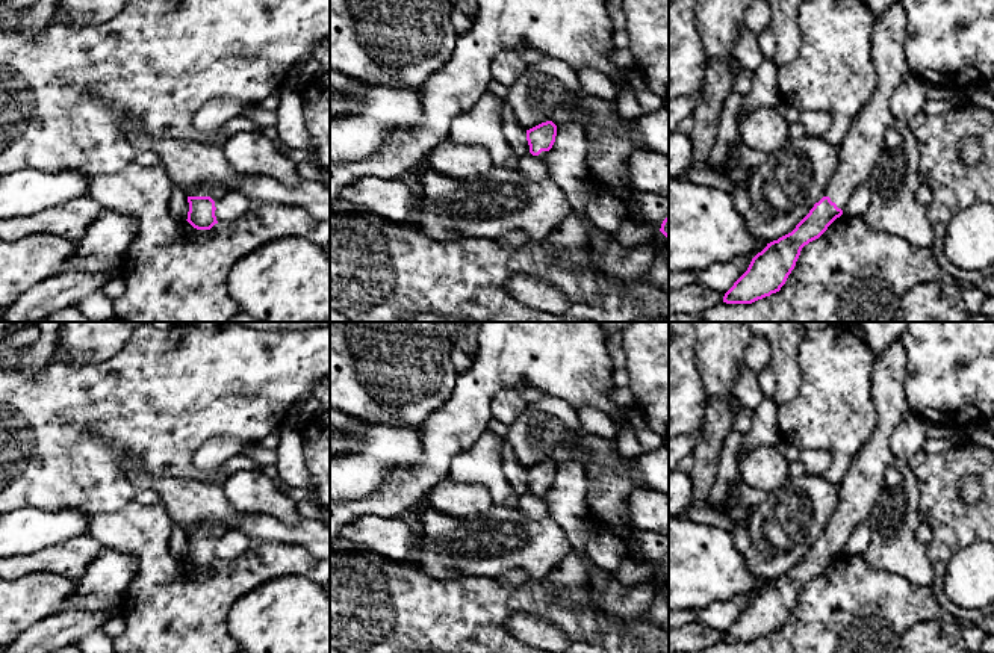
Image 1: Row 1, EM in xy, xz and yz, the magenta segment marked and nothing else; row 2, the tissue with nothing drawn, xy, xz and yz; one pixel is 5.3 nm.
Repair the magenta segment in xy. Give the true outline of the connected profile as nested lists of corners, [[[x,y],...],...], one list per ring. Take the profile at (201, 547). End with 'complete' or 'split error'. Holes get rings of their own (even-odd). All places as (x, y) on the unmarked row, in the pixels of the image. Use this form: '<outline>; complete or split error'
[[[195,525],[189,535],[188,561],[197,568],[210,568],[218,562],[215,540],[225,534],[225,525]]]; split error

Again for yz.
[[[902,340],[893,342],[876,355],[871,372],[871,396],[878,425],[849,467],[838,487],[840,502],[825,528],[823,537],[796,567],[767,582],[747,609],[725,632],[726,642],[752,642],[781,629],[796,605],[800,590],[818,577],[843,553],[852,529],[867,521],[874,500],[888,485],[887,469],[896,461],[890,440],[911,414],[905,402],[906,351]]]; split error

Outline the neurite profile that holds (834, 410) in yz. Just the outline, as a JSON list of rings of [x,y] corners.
[[[826,326],[806,331],[799,345],[797,364],[800,385],[797,395],[778,407],[776,422],[781,437],[797,449],[828,450],[831,466],[823,478],[840,487],[878,425],[878,411],[871,396],[871,372],[876,355],[862,339],[844,326]]]

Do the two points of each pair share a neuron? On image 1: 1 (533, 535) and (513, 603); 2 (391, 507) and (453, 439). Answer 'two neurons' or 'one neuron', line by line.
1: two neurons
2: one neuron

